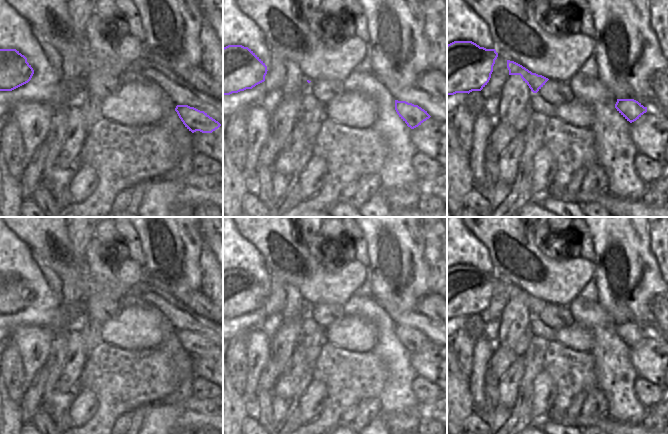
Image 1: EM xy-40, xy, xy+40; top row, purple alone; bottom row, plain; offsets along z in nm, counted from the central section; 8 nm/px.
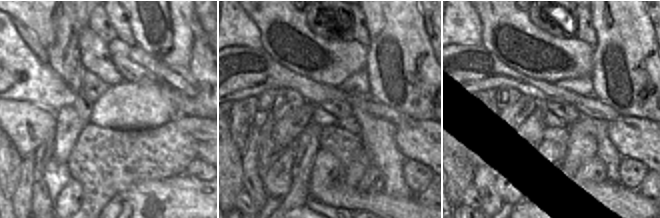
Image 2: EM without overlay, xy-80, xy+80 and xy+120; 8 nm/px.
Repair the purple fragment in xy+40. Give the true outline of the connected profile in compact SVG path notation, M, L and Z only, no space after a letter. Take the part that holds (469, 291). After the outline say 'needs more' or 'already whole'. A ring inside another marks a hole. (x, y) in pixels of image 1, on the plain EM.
M472 265L447 269L447 319L481 315L489 306L498 277Z; already whole

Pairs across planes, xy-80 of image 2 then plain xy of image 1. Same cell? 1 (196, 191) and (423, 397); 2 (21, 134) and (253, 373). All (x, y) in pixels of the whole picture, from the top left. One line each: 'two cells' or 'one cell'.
1: two cells
2: one cell

